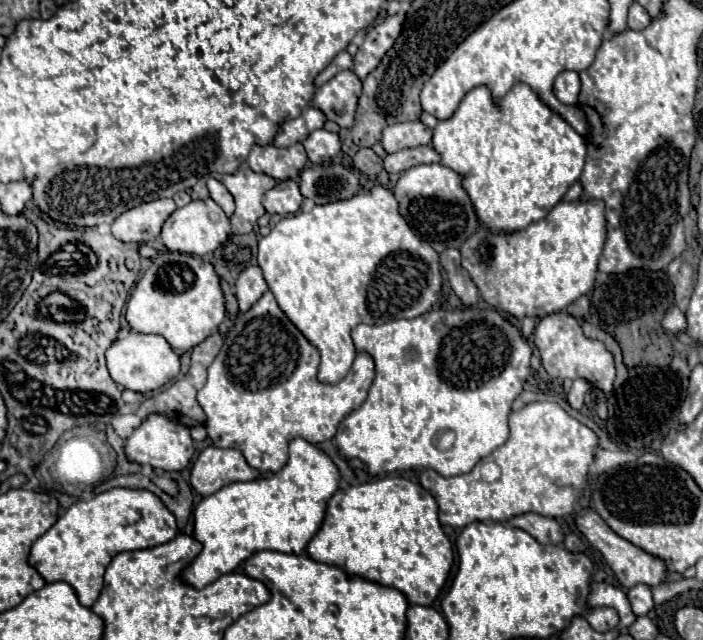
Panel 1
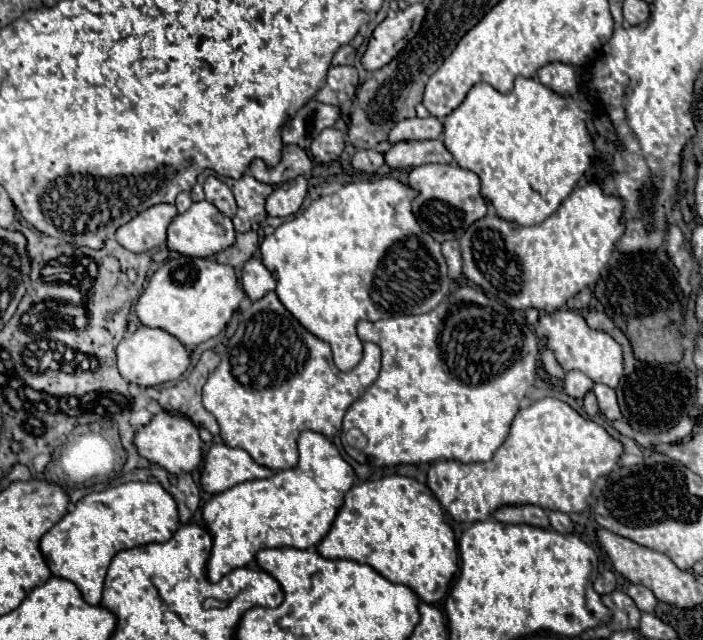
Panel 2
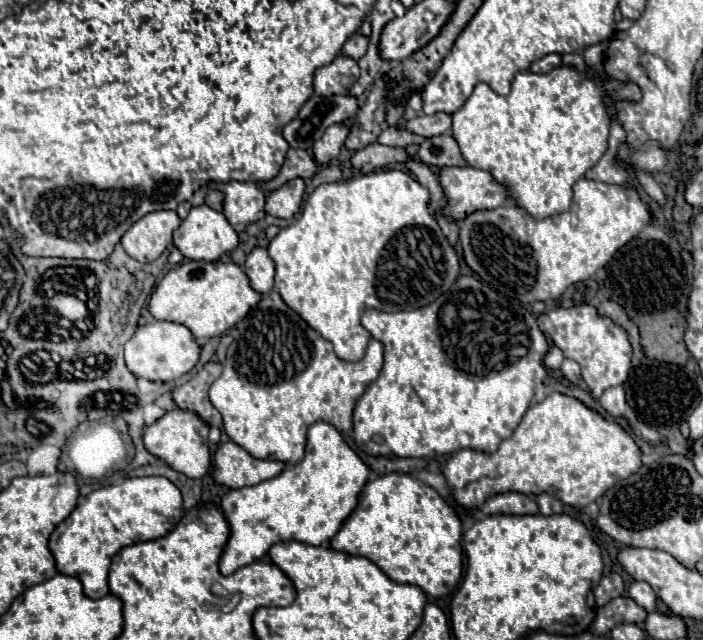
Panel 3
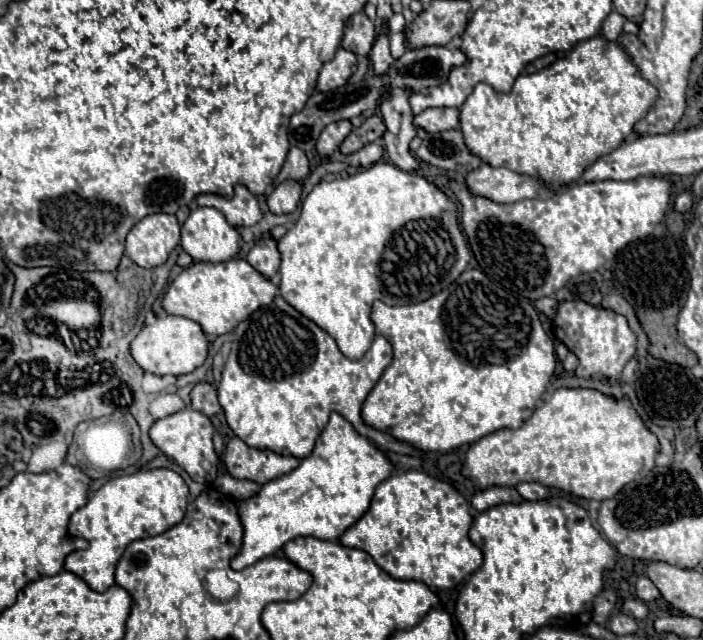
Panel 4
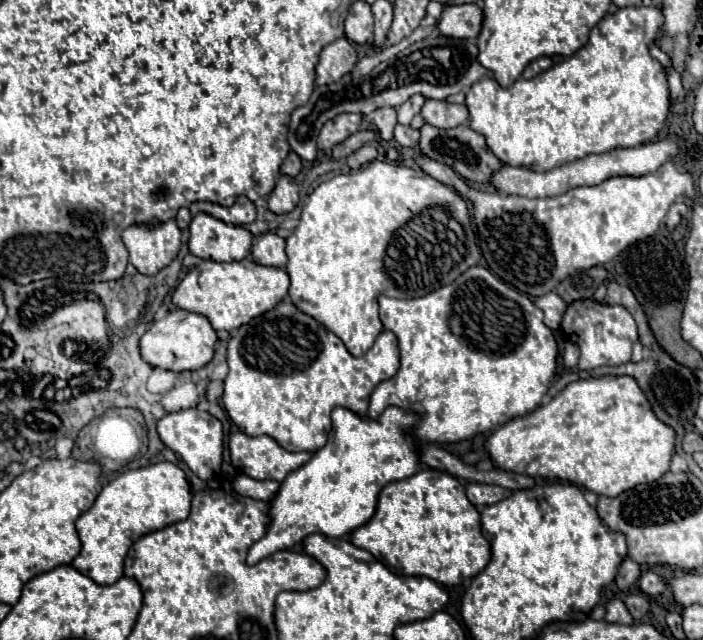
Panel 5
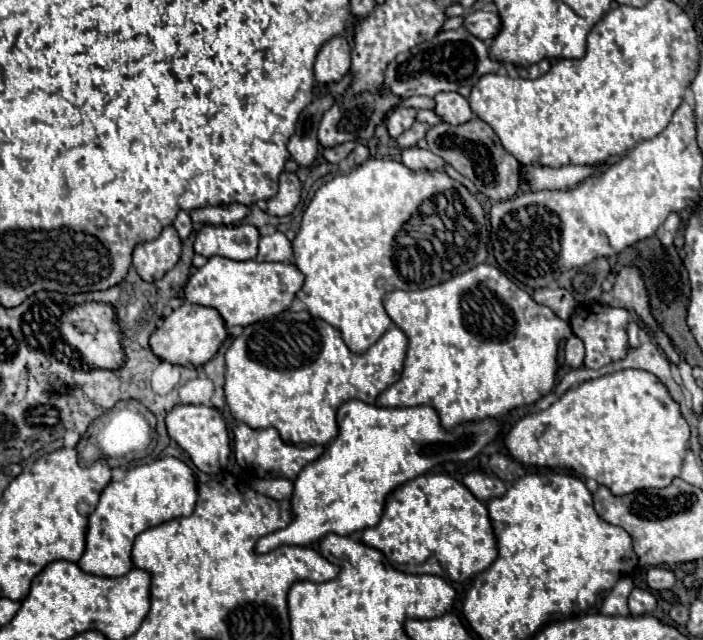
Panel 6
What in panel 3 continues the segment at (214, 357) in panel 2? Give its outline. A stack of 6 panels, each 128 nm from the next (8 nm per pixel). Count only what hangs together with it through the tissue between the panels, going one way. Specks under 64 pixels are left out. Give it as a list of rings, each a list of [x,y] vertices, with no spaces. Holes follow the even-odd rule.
[[[208,362],[190,382],[172,390],[172,398],[182,410],[196,412],[208,426],[218,426],[218,428],[222,426],[222,416],[212,406],[208,398],[208,388],[220,376],[220,372],[222,366],[218,362]]]

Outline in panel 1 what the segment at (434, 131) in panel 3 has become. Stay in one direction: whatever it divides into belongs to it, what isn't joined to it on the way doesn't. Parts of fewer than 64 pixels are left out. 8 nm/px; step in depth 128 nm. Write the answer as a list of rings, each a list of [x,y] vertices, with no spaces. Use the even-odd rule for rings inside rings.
[[[420,120],[392,124],[392,126],[384,128],[384,132],[382,132],[382,146],[388,154],[398,152],[402,148],[430,144],[430,142],[432,142],[432,130],[428,126],[424,126]]]

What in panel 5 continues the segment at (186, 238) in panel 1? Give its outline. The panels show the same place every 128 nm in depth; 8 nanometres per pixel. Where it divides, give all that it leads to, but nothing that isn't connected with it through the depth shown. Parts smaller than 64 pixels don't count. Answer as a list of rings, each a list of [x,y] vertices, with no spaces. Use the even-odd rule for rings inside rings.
[[[198,214],[190,222],[188,248],[194,256],[216,262],[238,262],[252,250],[252,234],[244,226],[226,224],[208,214]]]

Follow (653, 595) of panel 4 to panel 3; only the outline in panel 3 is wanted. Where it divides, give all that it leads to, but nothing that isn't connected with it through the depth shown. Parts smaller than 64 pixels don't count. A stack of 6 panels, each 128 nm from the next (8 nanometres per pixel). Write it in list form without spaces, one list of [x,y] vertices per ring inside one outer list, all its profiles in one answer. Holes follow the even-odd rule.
[[[632,582],[632,586],[628,588],[628,594],[632,600],[636,600],[636,604],[640,604],[642,608],[646,608],[648,612],[654,610],[656,606],[656,594],[650,588],[648,582]]]

